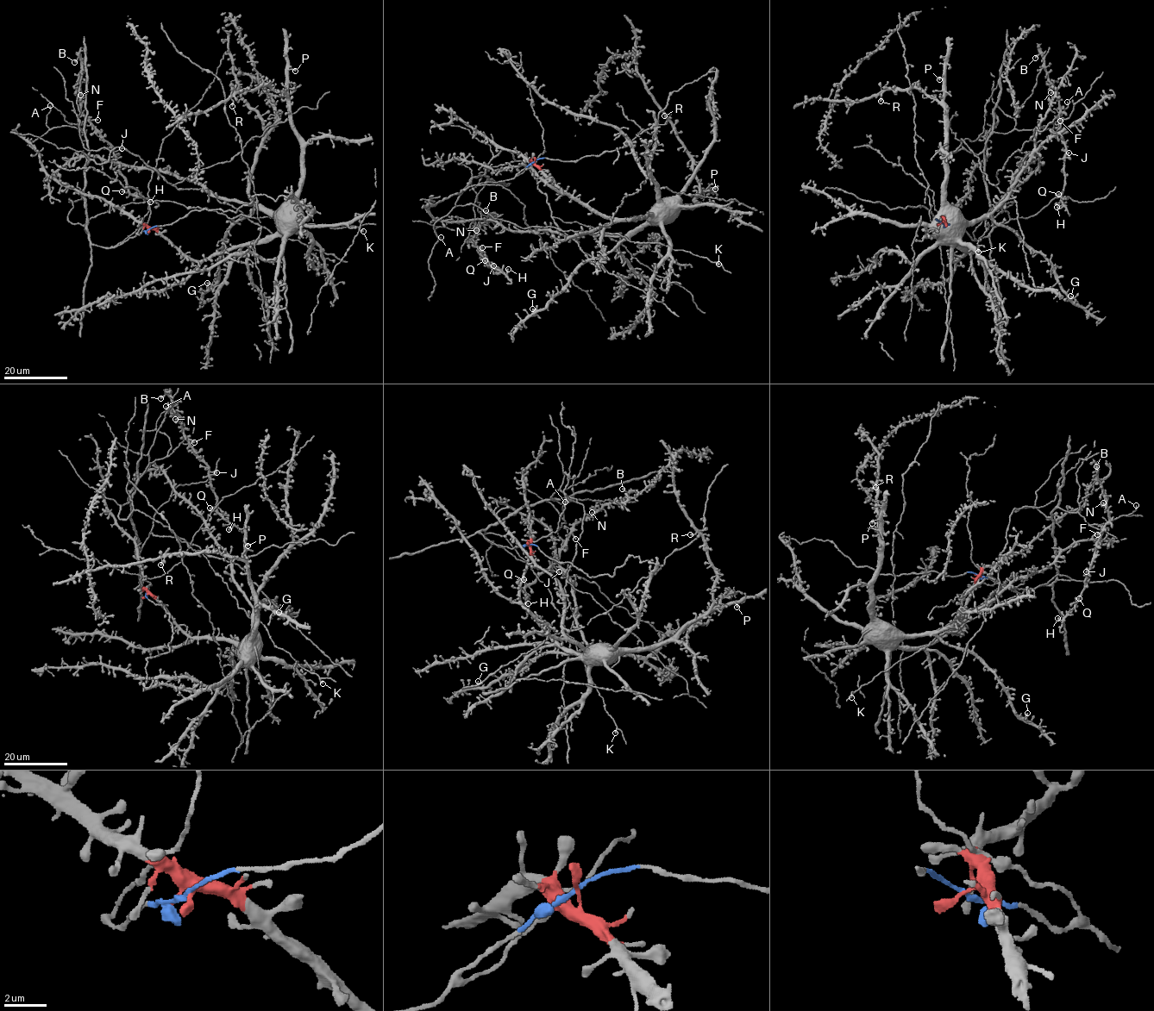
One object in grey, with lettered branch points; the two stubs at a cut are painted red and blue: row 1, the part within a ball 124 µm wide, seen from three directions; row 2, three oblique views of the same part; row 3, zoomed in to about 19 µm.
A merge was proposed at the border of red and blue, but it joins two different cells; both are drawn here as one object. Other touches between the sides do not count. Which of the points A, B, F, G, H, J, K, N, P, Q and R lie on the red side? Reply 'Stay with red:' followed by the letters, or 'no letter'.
Stay with red: G, P, R

